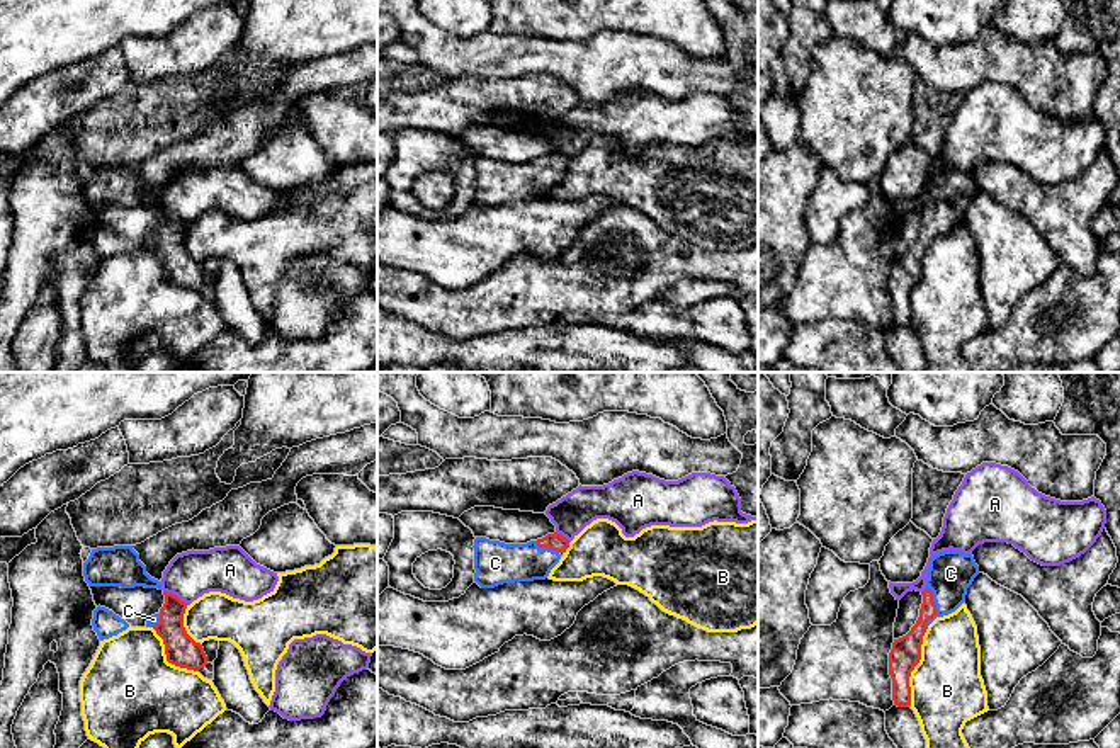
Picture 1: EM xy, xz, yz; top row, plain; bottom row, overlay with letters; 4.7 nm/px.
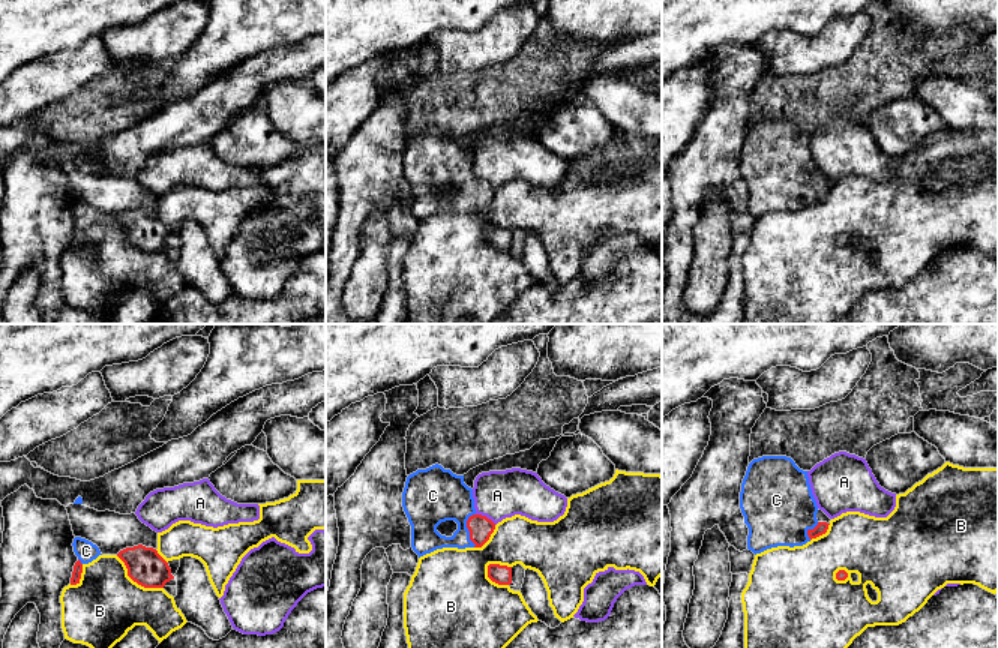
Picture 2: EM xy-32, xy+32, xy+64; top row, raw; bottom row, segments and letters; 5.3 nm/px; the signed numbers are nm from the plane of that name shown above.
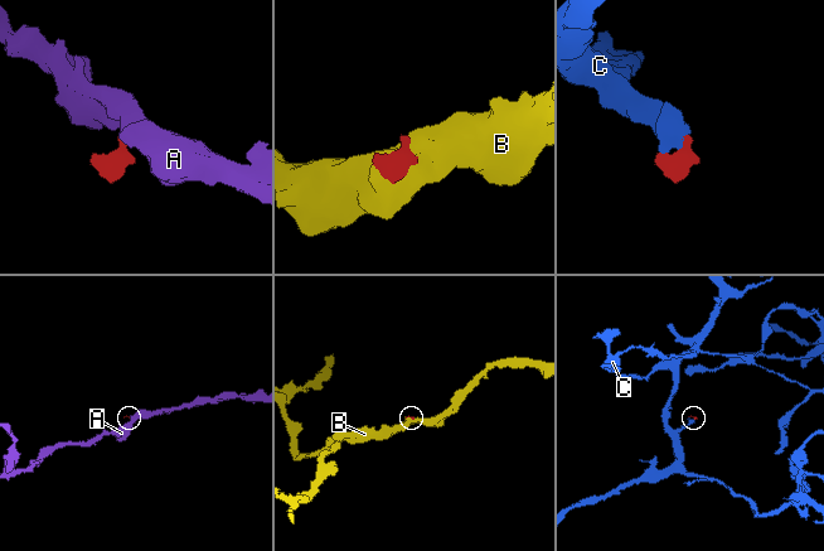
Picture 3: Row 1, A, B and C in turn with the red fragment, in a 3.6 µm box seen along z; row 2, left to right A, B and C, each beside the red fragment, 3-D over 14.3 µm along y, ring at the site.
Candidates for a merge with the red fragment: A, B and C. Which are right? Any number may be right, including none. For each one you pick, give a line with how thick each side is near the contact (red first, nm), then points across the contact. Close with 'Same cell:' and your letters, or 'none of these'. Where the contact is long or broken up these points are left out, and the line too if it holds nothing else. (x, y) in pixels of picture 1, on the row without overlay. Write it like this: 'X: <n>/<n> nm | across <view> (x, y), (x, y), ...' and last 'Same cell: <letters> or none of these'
C: 140/220 nm
Same cell: C

